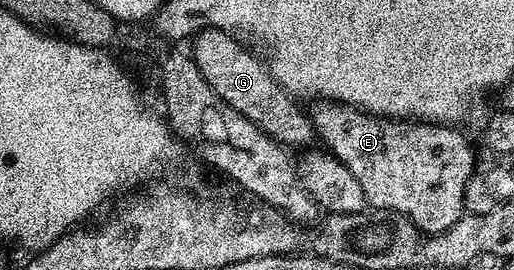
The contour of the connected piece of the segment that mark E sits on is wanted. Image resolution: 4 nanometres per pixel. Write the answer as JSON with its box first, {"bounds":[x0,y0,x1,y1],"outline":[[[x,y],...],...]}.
{"bounds":[311,100,475,235],"outline":[[[317,100],[312,103],[311,119],[316,130],[316,137],[325,141],[324,147],[328,153],[334,154],[335,157],[343,163],[351,172],[351,176],[355,176],[355,180],[359,180],[359,188],[363,188],[363,196],[366,203],[370,207],[374,206],[377,212],[392,212],[400,214],[402,217],[410,219],[410,221],[428,235],[441,234],[443,231],[450,230],[465,213],[465,196],[466,186],[470,179],[475,176],[475,152],[472,144],[467,140],[466,136],[461,134],[454,127],[447,124],[422,123],[417,120],[398,120],[396,118],[382,118],[376,114],[369,114],[365,110],[359,110],[356,106],[346,106],[339,102],[331,102],[328,100]]]}

